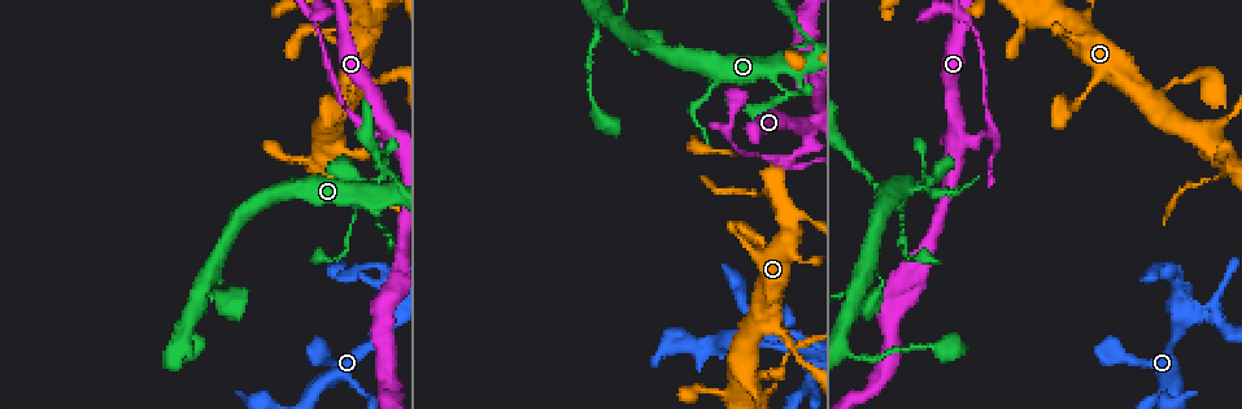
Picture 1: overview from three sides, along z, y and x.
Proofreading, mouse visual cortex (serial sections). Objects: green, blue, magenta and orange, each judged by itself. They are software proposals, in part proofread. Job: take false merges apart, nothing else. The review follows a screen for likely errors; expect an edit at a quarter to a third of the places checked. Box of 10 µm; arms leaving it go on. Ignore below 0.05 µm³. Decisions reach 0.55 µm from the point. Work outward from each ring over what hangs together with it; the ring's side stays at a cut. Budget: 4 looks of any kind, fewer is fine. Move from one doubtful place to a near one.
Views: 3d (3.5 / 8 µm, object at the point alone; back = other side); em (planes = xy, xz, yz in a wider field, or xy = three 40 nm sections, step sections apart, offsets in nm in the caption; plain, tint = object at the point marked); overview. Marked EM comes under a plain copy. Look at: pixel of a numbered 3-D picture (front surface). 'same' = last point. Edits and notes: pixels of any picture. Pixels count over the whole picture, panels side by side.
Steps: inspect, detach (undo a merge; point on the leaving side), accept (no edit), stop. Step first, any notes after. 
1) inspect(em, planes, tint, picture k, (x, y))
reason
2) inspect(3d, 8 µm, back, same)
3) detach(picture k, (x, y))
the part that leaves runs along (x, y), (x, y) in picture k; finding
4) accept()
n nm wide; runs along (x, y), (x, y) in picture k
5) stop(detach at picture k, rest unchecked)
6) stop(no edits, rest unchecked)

inspect(3d, 3.5 µm, picture 1, (1180, 288))

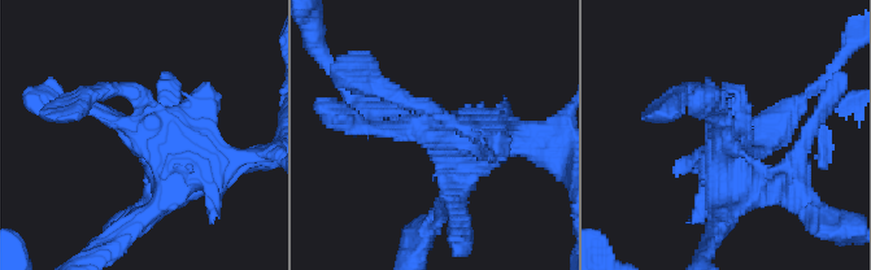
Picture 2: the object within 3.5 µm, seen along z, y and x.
inspect(em, planes, tint, picture 2, (141, 130))
3 arms; arms of 150, 200, 500 nm; now the EM

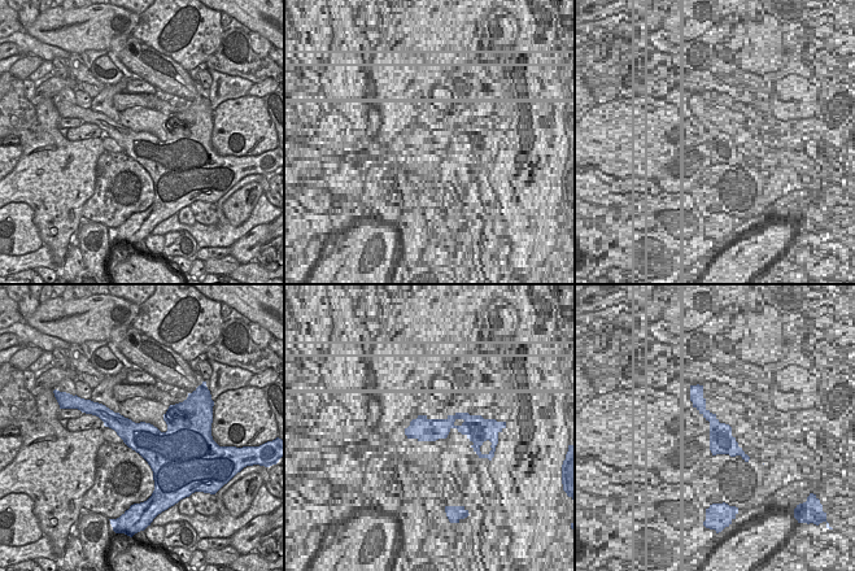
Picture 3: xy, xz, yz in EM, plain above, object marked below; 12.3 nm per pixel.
accept()
runs along (168, 196), (96, 92) in picture 2; all the same cell

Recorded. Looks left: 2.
inspect(3d, 3.5 µm, back, picture 1, (1212, 178))
sharp bend

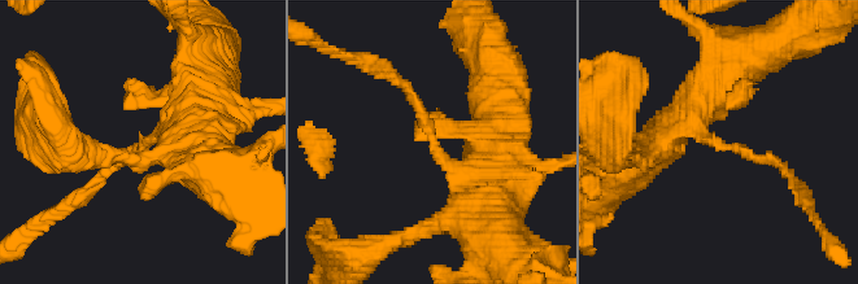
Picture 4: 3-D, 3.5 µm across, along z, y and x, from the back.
inspect(em, xy, step 3, tint, picture 4, (434, 146))
arms of 150, 500 nm; need the tissue

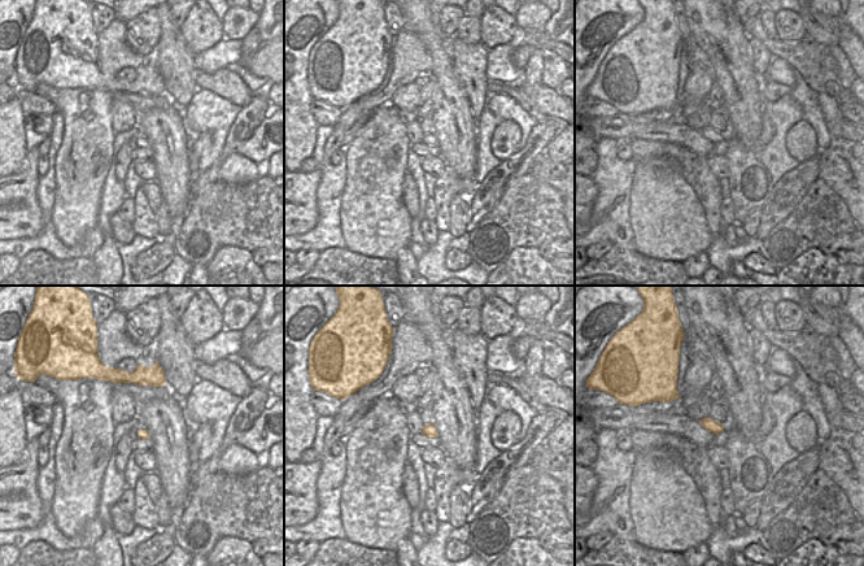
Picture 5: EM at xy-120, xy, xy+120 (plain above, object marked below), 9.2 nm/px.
detach(picture 4, (104, 173))
120 nm wide; the part that leaves runs along (421, 113), (384, 66), (336, 53) in picture 4; a second cell is stuck on

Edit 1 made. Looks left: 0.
stop(detach at picture 4, rest unchecked)

